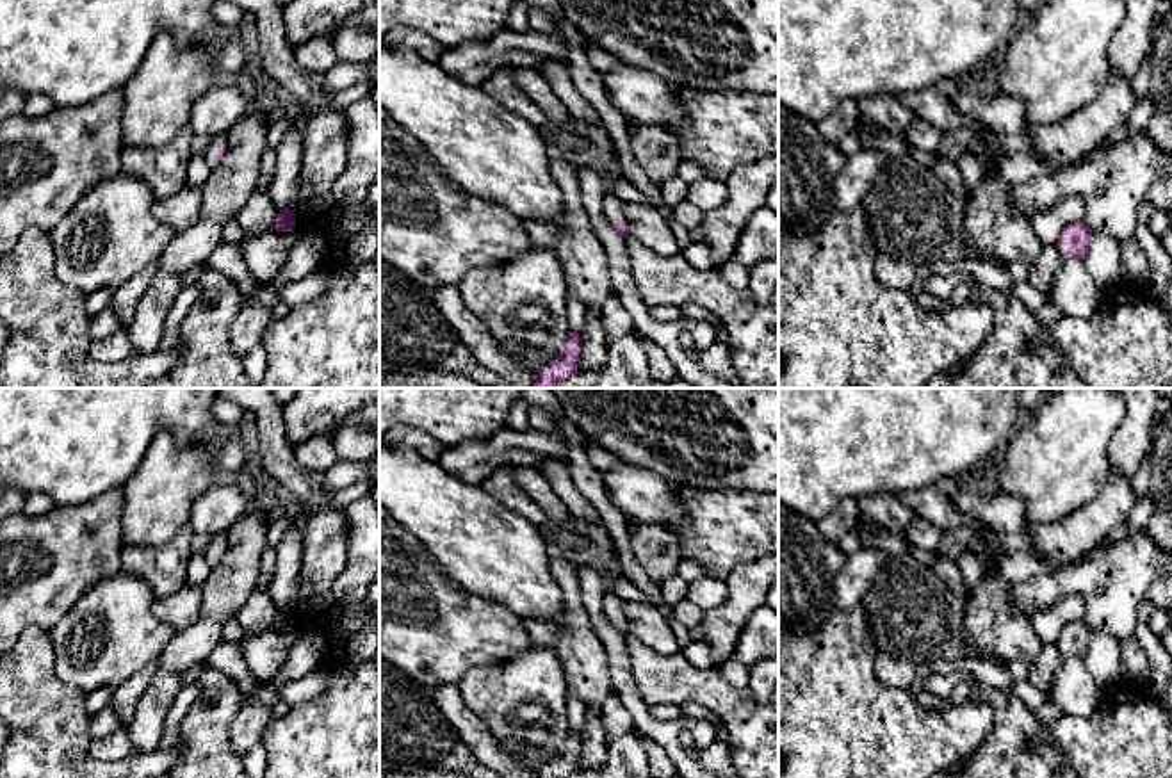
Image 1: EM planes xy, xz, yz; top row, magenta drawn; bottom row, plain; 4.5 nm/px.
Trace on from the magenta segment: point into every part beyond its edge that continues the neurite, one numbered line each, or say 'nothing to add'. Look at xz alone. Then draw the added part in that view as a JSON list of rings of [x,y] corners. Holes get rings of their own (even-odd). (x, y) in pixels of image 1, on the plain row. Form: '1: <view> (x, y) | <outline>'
1: xz (613, 606) | [[[609,593],[606,595],[604,614],[611,623],[625,620],[623,612],[622,612],[622,607],[623,607],[623,600],[620,600],[618,596],[609,595]]]

